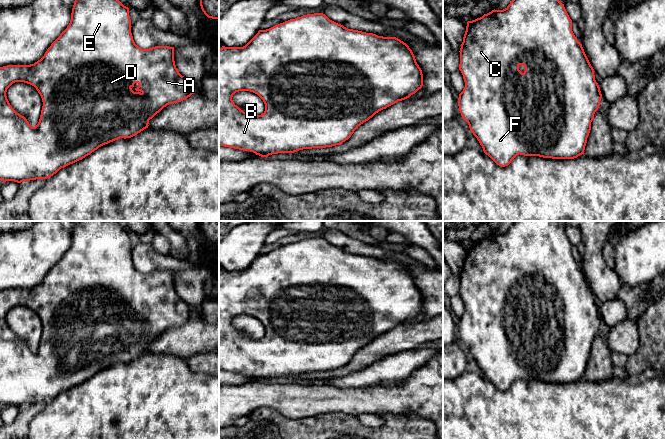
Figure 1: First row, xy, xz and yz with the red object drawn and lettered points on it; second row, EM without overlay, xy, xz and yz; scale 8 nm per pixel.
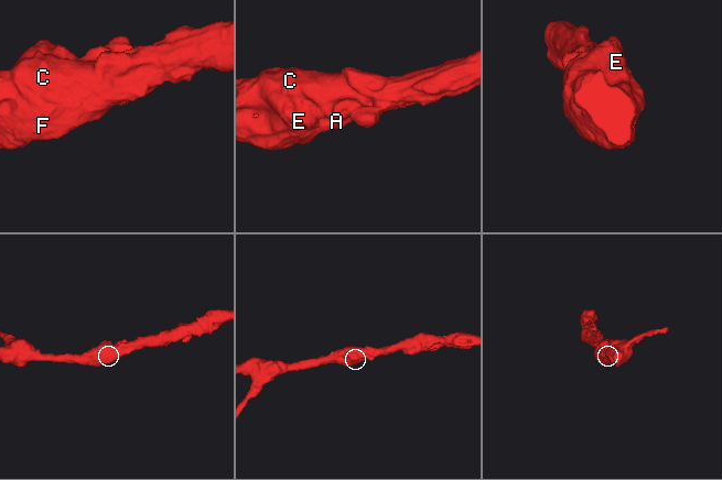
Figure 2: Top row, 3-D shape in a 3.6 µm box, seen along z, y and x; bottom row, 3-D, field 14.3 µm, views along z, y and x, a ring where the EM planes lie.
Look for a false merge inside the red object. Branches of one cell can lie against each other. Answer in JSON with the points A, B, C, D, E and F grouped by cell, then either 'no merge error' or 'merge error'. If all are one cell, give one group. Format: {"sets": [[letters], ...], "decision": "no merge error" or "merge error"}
{"sets": [["A", "B", "C", "D", "E", "F"]], "decision": "no merge error"}

